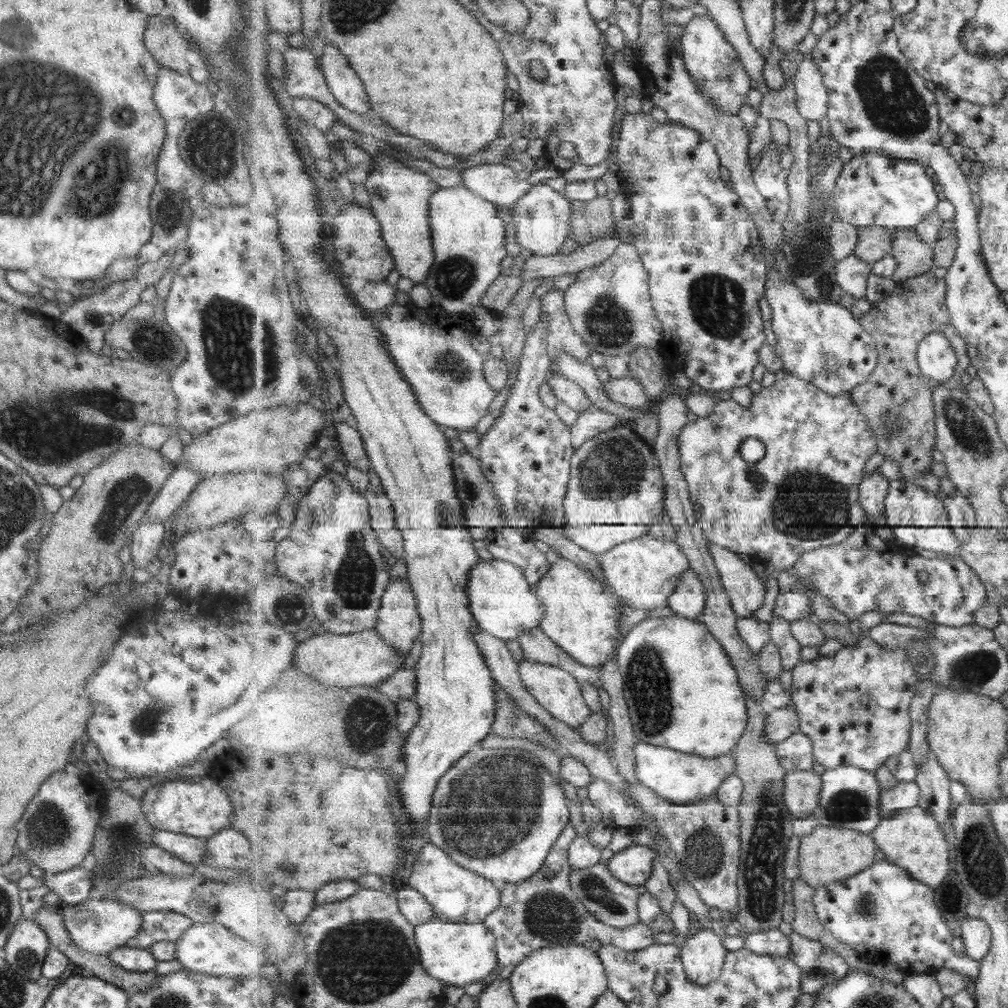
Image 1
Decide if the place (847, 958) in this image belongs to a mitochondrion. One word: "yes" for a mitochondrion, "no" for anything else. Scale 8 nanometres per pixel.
no

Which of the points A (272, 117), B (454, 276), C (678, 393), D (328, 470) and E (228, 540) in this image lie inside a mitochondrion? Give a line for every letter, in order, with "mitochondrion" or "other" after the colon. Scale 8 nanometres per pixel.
A: other
B: mitochondrion
C: other
D: other
E: other

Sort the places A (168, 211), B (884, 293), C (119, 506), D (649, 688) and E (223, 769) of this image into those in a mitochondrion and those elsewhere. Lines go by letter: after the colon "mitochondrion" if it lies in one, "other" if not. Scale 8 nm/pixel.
A: mitochondrion
B: other
C: mitochondrion
D: mitochondrion
E: other

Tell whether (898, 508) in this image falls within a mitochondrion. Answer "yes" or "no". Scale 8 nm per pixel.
no

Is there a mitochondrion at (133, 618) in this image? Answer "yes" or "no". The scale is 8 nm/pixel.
no

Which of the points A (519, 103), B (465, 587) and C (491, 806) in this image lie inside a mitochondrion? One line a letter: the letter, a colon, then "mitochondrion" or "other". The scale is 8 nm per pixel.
A: other
B: other
C: mitochondrion

